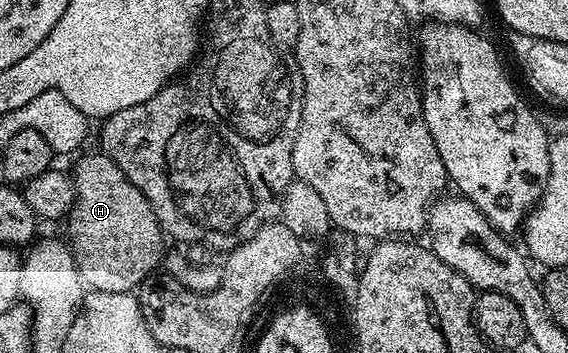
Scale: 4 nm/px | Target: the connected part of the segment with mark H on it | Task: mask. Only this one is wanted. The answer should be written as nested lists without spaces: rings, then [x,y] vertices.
[[[96,151],[90,157],[85,157],[71,170],[75,199],[73,208],[67,216],[69,237],[67,244],[72,250],[79,275],[84,284],[94,293],[133,293],[147,278],[158,272],[157,264],[161,261],[161,252],[165,245],[161,242],[163,230],[157,221],[155,211],[151,211],[151,203],[119,171],[119,167],[104,152]]]

